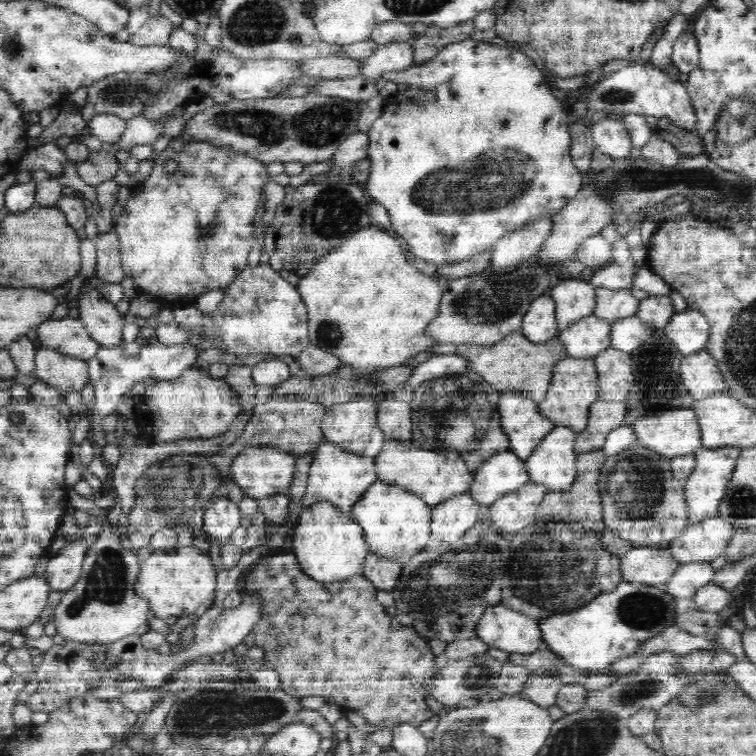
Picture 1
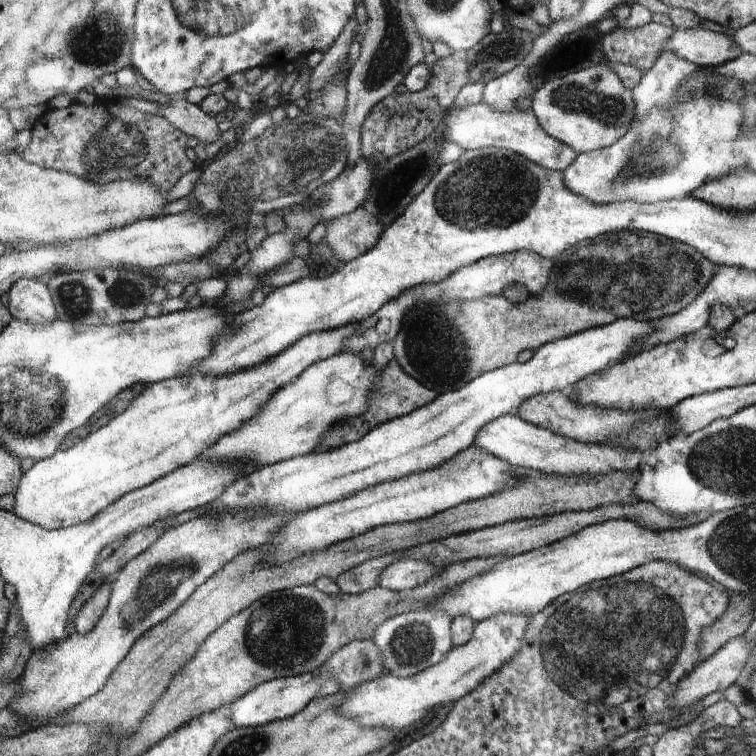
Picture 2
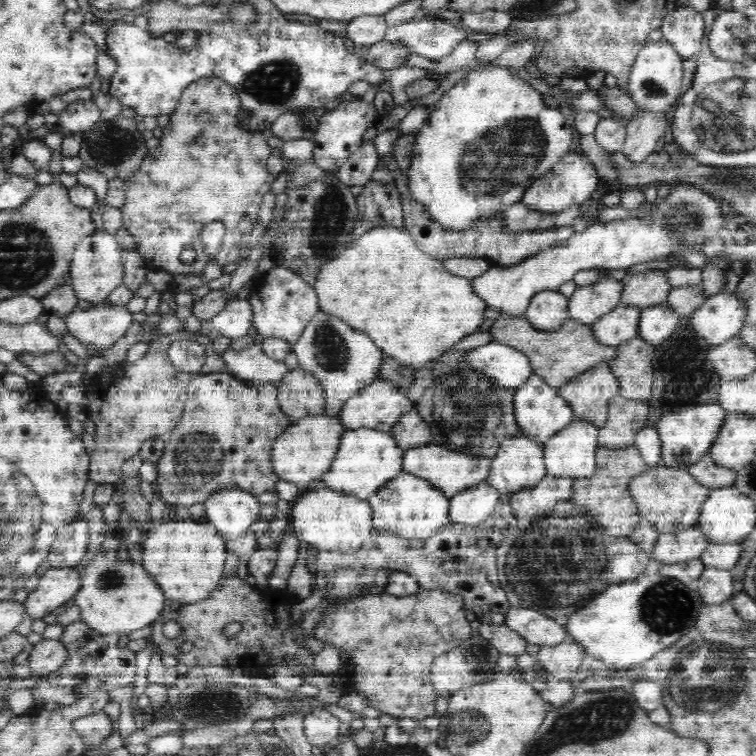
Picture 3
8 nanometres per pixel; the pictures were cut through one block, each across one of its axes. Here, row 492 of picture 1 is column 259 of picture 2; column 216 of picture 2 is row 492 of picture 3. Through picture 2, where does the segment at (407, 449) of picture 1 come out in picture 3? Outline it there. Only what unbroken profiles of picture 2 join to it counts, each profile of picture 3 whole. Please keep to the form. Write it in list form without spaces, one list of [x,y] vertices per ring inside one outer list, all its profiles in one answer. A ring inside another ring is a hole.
[[[426,444],[405,451],[402,470],[429,480],[430,484],[452,498],[460,491],[475,487],[484,481],[489,475],[491,464],[491,457],[488,456],[470,456],[469,453],[459,452],[449,446]]]

